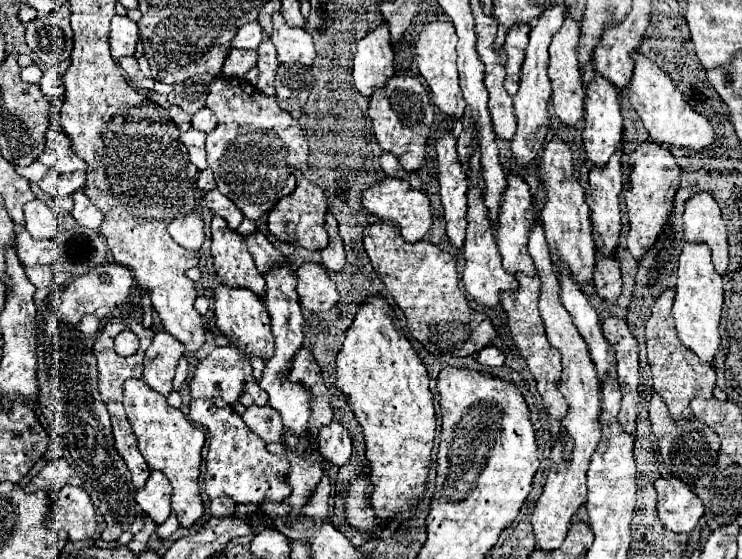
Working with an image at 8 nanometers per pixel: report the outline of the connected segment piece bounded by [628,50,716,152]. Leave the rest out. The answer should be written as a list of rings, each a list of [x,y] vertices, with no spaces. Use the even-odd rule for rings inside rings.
[[[638,50],[632,52],[636,66],[634,66],[634,76],[628,86],[630,102],[636,108],[638,116],[644,122],[644,128],[648,130],[650,138],[658,144],[668,144],[670,148],[690,148],[690,150],[704,150],[716,142],[714,128],[710,122],[692,110],[692,106],[686,102],[684,94],[676,88],[672,78],[660,70],[658,64],[650,62],[646,56],[642,56]]]

